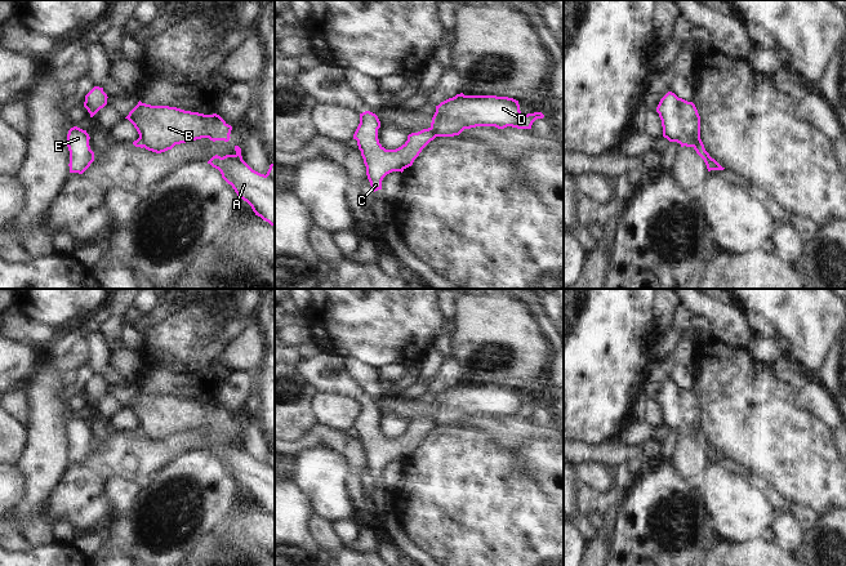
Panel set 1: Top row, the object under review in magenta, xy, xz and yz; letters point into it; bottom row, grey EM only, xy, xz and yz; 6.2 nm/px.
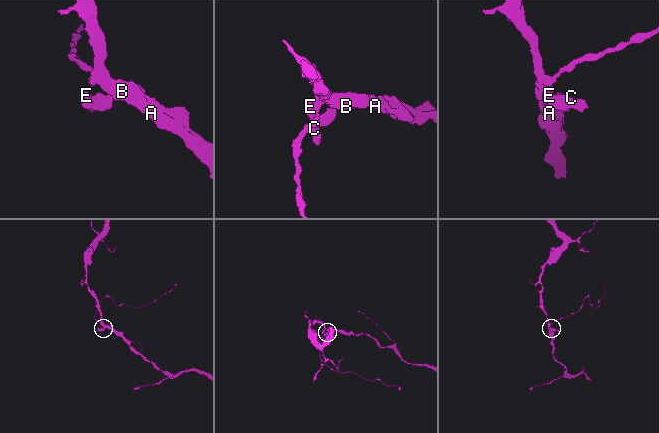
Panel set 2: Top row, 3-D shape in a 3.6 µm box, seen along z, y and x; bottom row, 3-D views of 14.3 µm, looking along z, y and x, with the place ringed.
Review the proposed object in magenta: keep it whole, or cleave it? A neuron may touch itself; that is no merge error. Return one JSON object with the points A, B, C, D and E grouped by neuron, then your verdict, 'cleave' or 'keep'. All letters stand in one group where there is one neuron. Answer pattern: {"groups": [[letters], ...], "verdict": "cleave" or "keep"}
{"groups": [["A", "B", "D"], ["C", "E"]], "verdict": "cleave"}

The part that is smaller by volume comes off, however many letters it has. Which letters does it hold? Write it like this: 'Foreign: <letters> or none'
Foreign: C, E.

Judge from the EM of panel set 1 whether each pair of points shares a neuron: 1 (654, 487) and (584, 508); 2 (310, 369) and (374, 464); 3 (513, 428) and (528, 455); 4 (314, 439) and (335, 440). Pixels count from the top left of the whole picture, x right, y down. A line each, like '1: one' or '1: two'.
1: two
2: one
3: two
4: one

